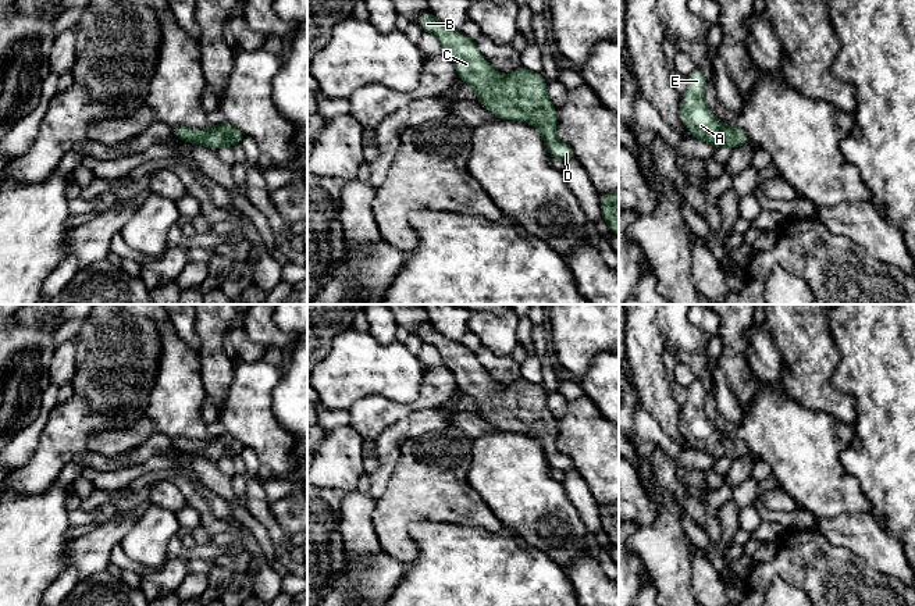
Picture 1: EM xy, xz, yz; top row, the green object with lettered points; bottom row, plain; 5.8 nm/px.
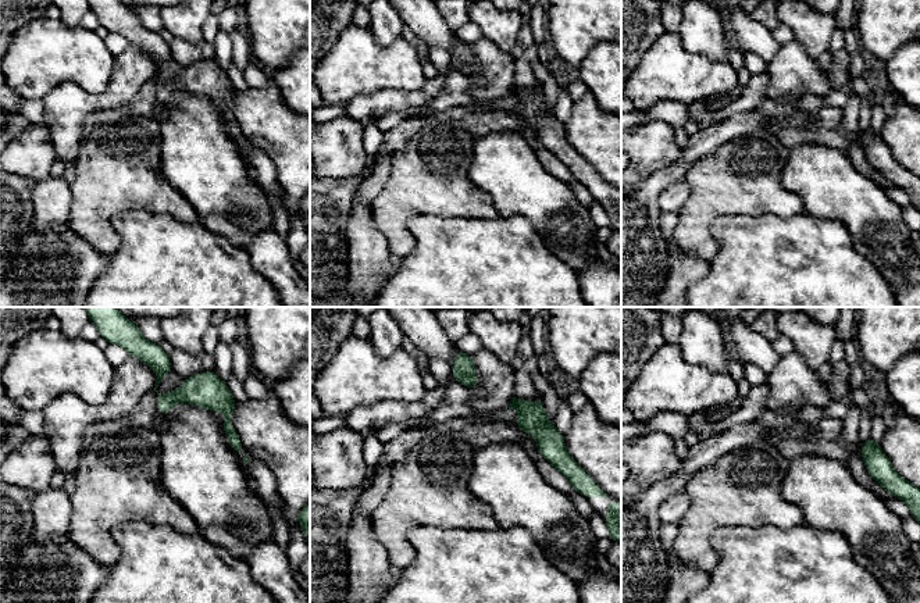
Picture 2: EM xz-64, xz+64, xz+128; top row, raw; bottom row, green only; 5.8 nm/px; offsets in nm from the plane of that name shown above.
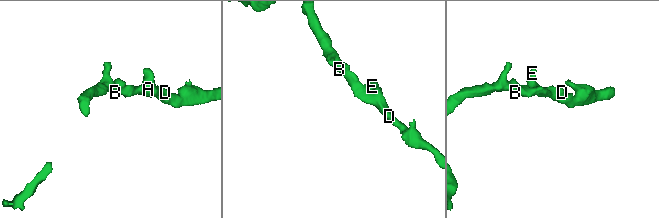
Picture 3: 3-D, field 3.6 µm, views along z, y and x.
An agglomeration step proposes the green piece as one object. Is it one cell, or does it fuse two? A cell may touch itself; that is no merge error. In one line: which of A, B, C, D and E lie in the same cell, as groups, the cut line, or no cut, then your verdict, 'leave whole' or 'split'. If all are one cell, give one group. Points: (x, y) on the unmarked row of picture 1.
A B C D E | no cut | leave whole

